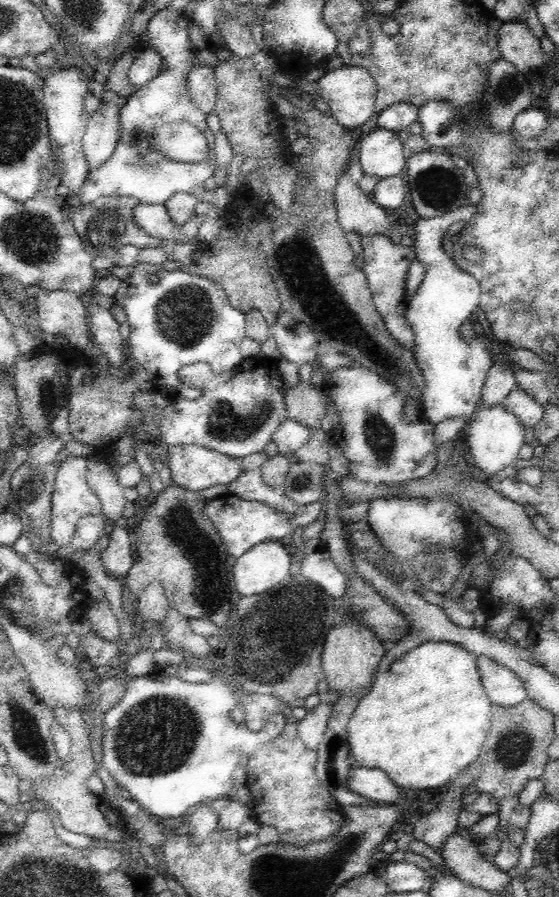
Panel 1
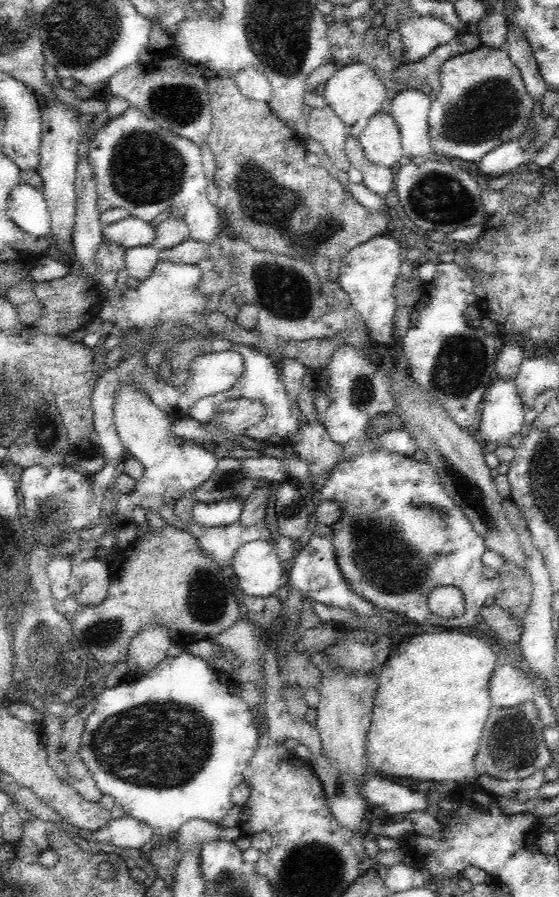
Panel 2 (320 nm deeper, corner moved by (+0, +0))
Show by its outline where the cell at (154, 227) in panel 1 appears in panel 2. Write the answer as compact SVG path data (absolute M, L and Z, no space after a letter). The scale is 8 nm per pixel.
M130 215L109 224L103 230L103 238L127 249L146 246L155 240L155 228L150 222Z

